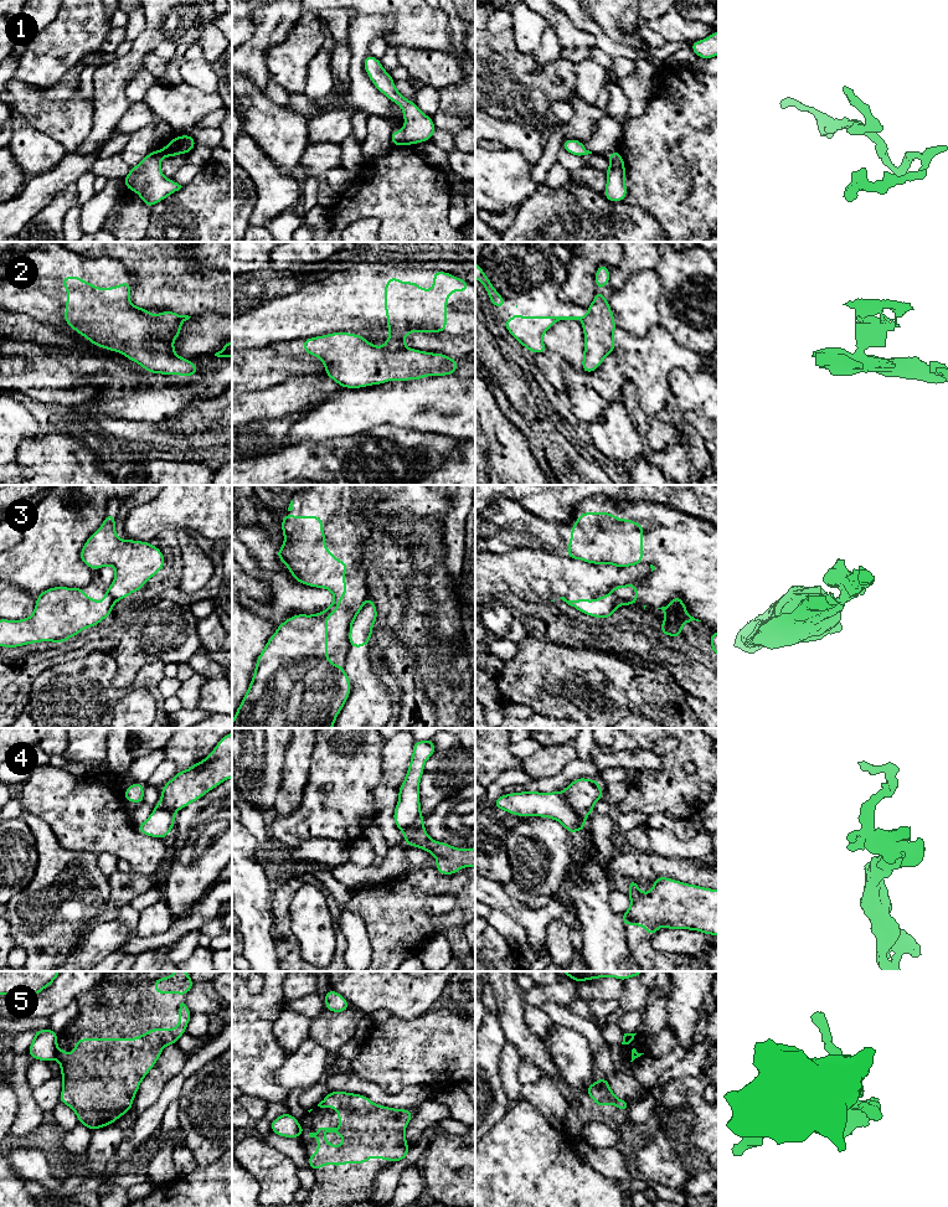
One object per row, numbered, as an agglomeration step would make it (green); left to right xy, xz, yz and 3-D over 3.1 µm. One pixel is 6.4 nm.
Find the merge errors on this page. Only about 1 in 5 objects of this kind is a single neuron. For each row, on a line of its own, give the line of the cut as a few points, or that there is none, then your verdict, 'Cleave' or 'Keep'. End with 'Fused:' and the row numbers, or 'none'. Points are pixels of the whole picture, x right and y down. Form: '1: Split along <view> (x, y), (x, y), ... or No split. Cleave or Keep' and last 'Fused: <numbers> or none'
1: Split along xz (402, 132), (403, 143). Cleave
2: Split along xz (385, 347), (391, 350), (406, 349). Cleave
3: Split along yz (611, 593), (634, 603). Cleave
4: Split along yz (561, 793), (575, 810), (586, 815). Cleave
5: Split along xy (58, 1048), (55, 1057). Cleave
Fused: 1, 2, 3, 4, 5

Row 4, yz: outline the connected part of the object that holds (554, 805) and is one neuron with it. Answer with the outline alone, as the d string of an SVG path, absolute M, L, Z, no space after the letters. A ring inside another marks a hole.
M520 791L503 794L494 801L494 808L512 815L550 817L565 826L568 834L584 830L587 815L575 811L562 793Z

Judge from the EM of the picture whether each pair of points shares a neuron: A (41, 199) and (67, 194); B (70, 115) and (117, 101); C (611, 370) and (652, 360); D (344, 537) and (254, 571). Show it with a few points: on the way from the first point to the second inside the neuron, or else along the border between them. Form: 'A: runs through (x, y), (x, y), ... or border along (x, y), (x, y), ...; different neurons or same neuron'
A: border along (75, 181), (63, 187), (34, 216); different neurons
B: border along (93, 99), (93, 125), (86, 137); different neurons
C: border along (614, 351), (618, 359), (618, 367), (627, 378); different neurons
D: border along (277, 556), (299, 583); different neurons

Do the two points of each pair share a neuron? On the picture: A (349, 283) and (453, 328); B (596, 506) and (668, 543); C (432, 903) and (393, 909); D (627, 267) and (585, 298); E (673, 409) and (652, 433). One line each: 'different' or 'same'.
A: same
B: same
C: different
D: different
E: different

